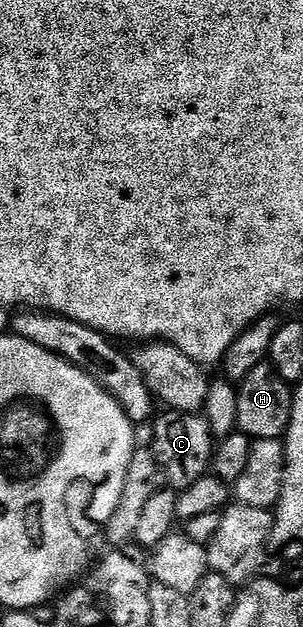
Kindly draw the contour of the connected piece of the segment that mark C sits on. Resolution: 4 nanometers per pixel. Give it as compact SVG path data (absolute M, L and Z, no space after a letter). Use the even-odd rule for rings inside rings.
M175 410L162 412L157 415L153 426L154 454L150 450L135 449L128 464L128 476L124 476L120 504L116 504L116 512L112 512L112 520L108 520L106 525L104 538L109 545L111 542L111 547L122 548L127 545L125 542L134 542L134 533L144 508L148 500L156 496L156 492L167 489L168 483L177 491L192 488L196 480L208 473L214 461L216 439L210 431L209 420L201 413L181 414ZM166 478L170 482L166 482Z

